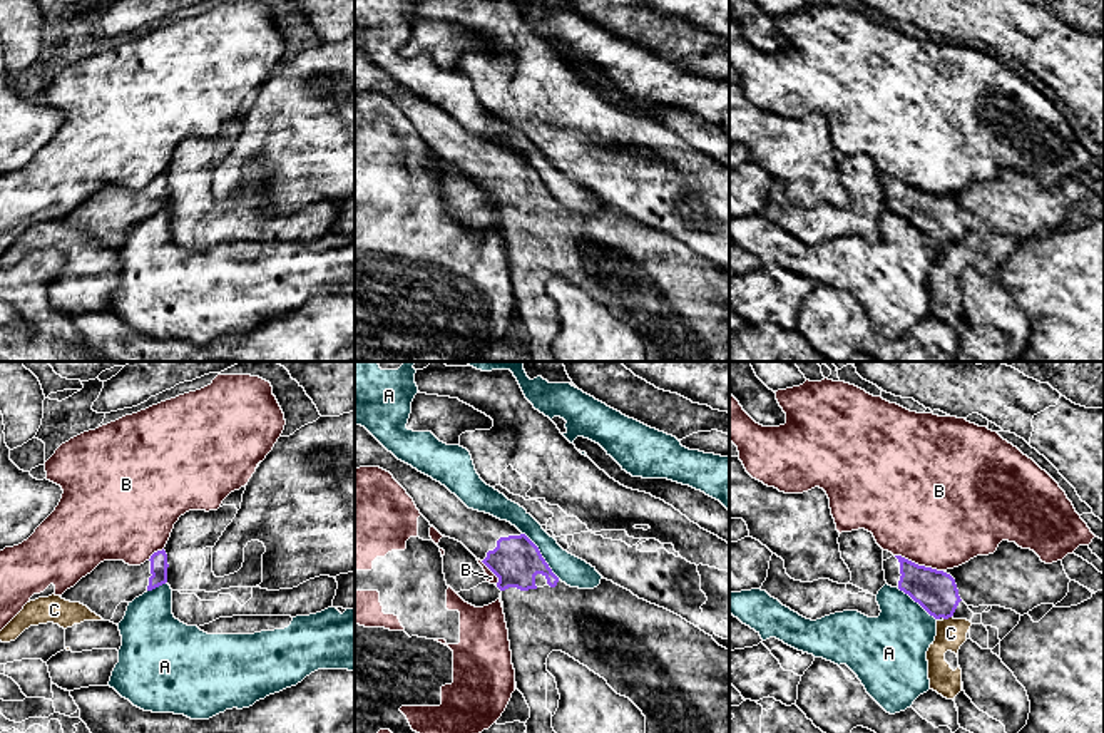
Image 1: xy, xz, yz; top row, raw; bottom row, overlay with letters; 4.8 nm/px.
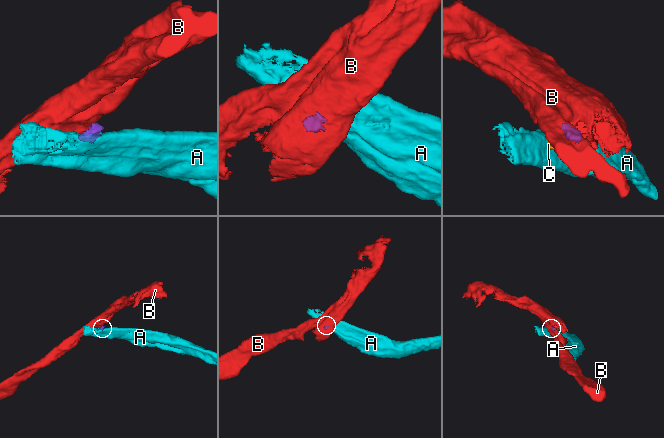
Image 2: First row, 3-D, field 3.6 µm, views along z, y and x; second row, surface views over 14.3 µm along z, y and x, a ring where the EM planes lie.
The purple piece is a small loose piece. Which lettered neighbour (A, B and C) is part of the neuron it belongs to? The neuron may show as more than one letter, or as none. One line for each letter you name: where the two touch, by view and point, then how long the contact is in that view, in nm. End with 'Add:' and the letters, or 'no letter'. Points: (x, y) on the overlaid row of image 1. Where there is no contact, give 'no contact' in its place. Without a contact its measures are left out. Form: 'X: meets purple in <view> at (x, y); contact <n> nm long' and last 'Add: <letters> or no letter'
Add: no letter

